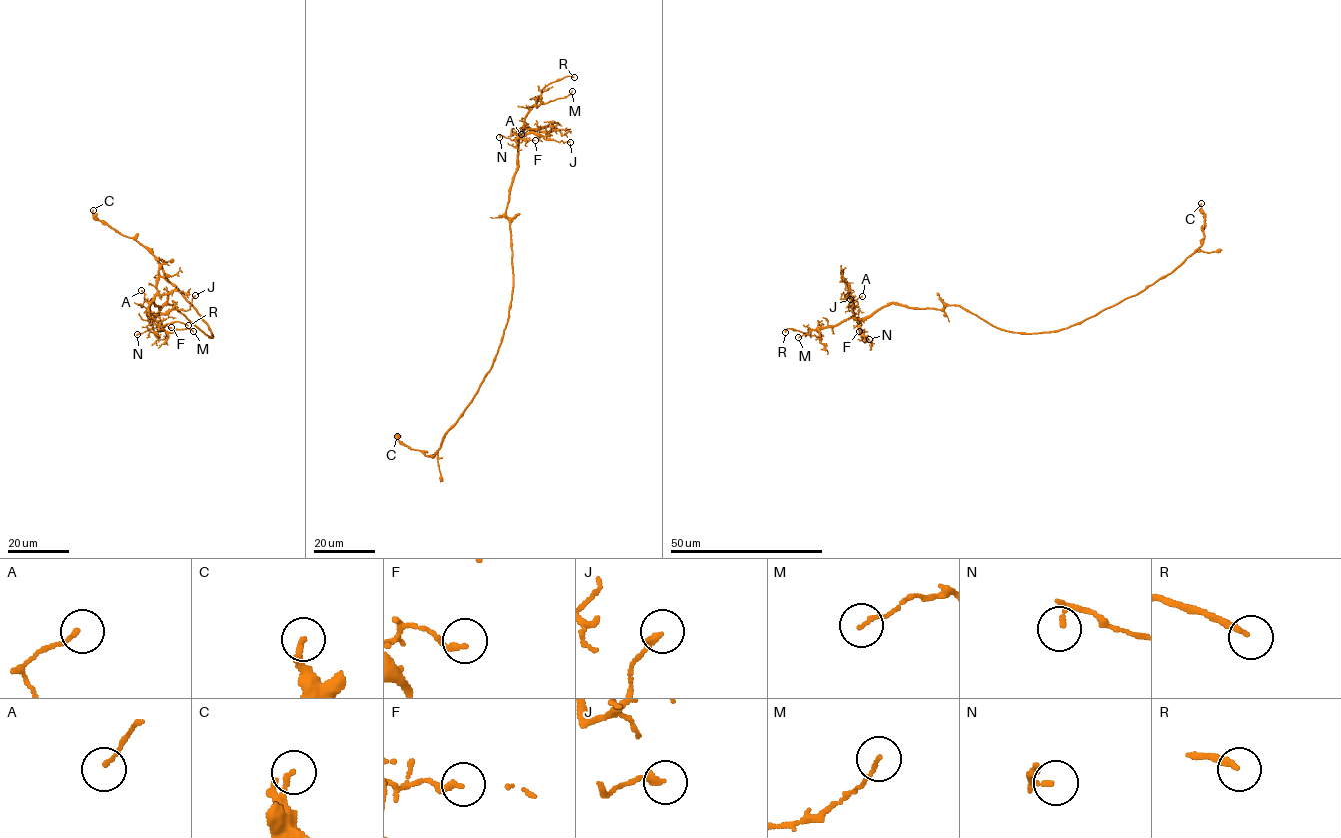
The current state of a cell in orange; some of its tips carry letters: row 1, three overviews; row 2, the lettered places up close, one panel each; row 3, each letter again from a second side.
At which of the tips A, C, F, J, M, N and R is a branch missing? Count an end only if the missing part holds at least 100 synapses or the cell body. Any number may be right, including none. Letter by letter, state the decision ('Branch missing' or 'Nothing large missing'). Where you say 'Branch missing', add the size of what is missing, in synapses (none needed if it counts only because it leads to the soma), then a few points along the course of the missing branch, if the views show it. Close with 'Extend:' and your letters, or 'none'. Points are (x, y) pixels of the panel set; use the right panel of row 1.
A: Nothing large missing
C: Nothing large missing
F: Nothing large missing
J: Nothing large missing
M: Nothing large missing
N: Nothing large missing
R: Branch missing. Course of what is missing: (785, 332), (780, 342), (799, 341)
Extend: R

